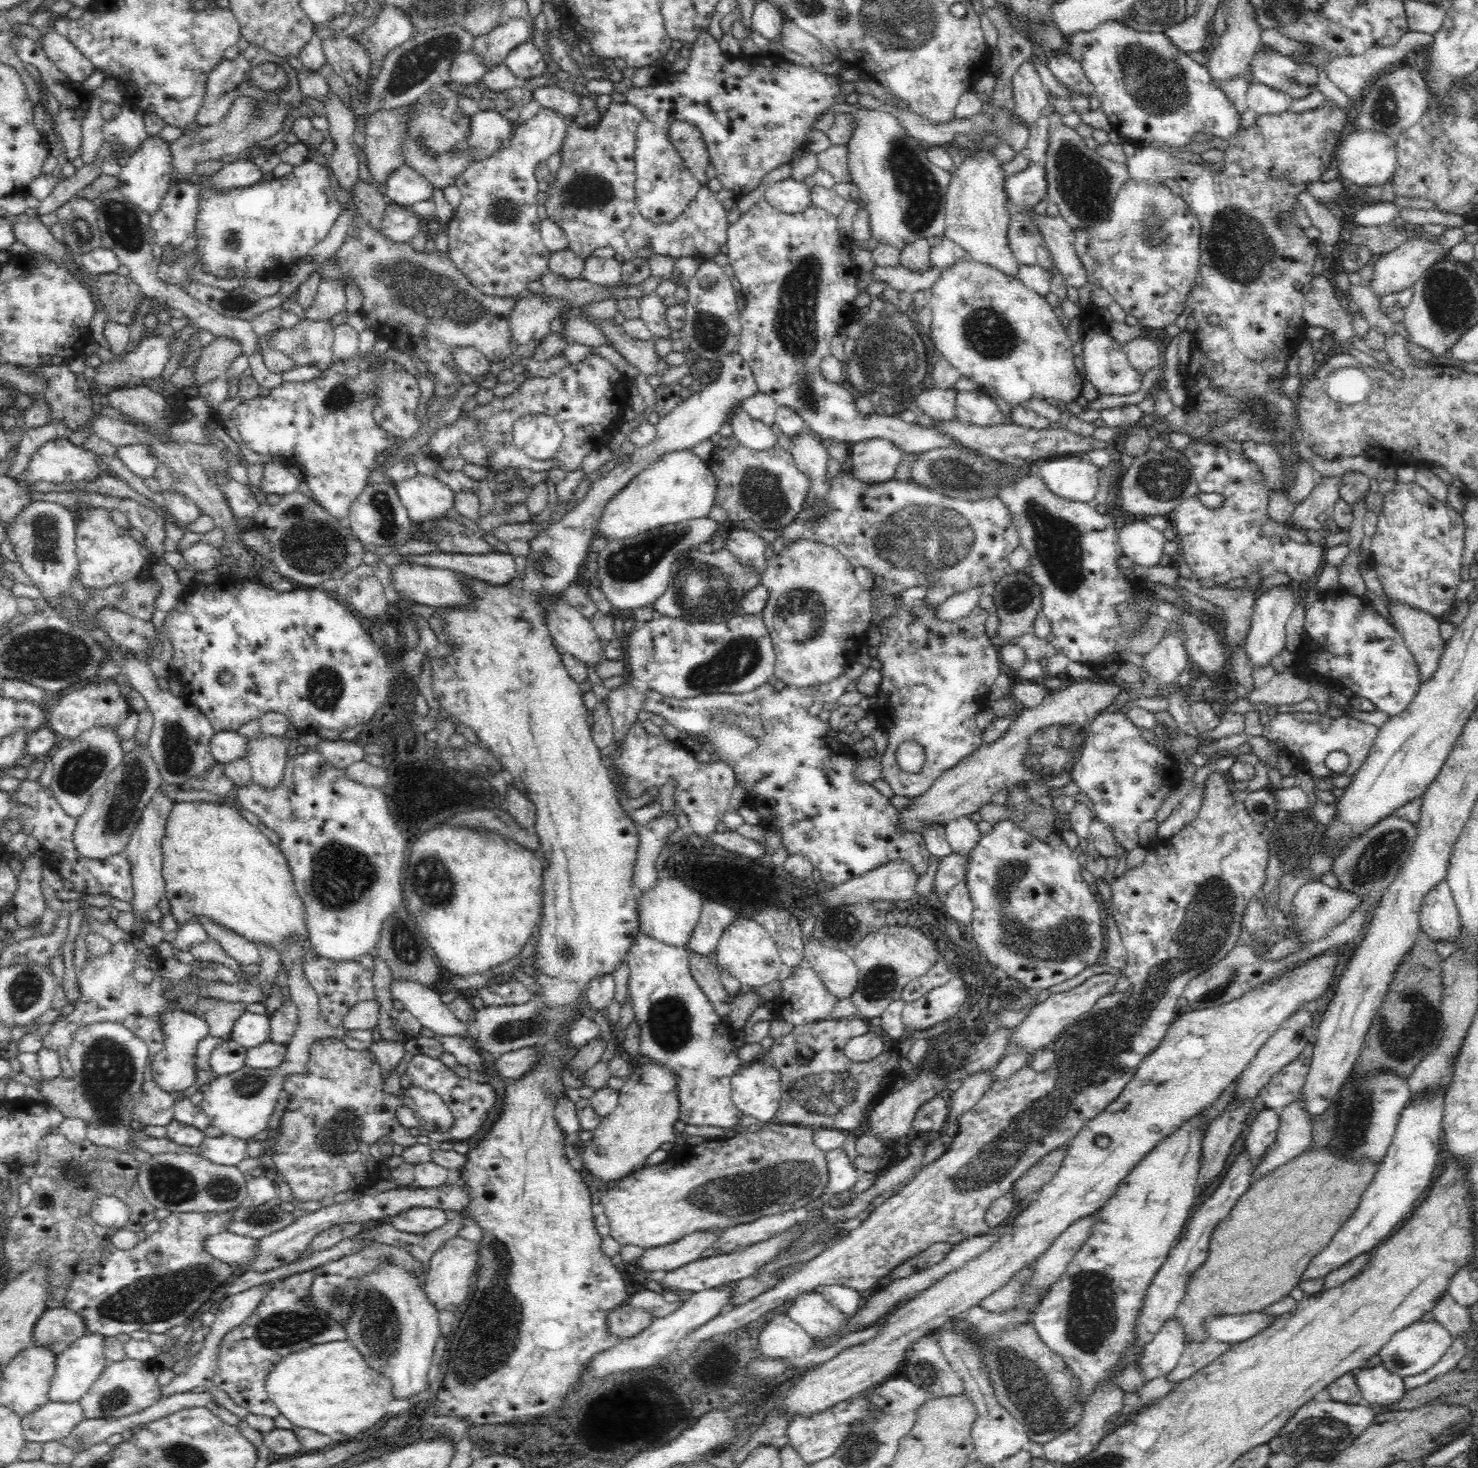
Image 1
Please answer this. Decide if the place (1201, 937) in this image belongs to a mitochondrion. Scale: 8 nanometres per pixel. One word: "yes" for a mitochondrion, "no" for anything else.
yes

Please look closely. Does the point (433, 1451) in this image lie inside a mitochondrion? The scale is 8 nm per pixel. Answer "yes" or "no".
no

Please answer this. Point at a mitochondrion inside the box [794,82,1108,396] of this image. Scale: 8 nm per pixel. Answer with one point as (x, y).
(917, 190)

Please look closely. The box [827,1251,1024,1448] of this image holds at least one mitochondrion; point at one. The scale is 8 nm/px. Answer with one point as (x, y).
(966, 1350)

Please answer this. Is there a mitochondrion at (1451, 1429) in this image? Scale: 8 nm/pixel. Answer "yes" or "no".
yes

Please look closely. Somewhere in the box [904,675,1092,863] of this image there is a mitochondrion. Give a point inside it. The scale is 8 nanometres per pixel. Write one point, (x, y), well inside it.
(1050, 748)

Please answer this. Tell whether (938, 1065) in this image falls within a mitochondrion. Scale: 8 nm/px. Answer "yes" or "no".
yes

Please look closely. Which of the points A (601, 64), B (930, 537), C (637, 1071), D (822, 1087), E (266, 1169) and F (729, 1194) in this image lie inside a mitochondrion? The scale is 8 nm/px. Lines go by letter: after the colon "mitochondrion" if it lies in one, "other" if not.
A: other
B: mitochondrion
C: mitochondrion
D: mitochondrion
E: other
F: mitochondrion

